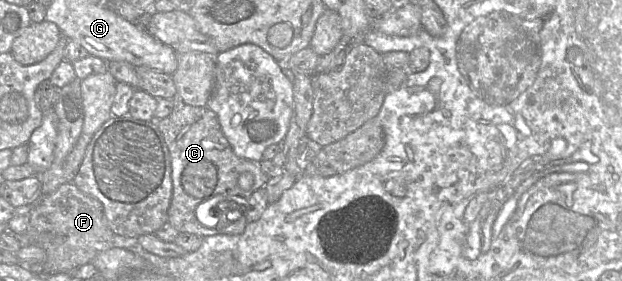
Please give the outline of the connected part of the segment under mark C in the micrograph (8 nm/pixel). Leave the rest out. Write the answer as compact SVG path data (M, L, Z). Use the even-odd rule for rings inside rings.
M178 100L172 113L158 120L158 127L171 156L173 191L167 222L179 232L200 237L242 234L248 224L242 210L253 192L264 187L269 179L269 176L261 170L259 162L235 154L222 131L217 114L207 106L191 106ZM223 196L232 201L229 201L229 205L236 204L239 208L232 208L230 215L224 218L224 225L221 228L204 226L197 218L198 206L213 198L216 200L212 206L219 206Z

